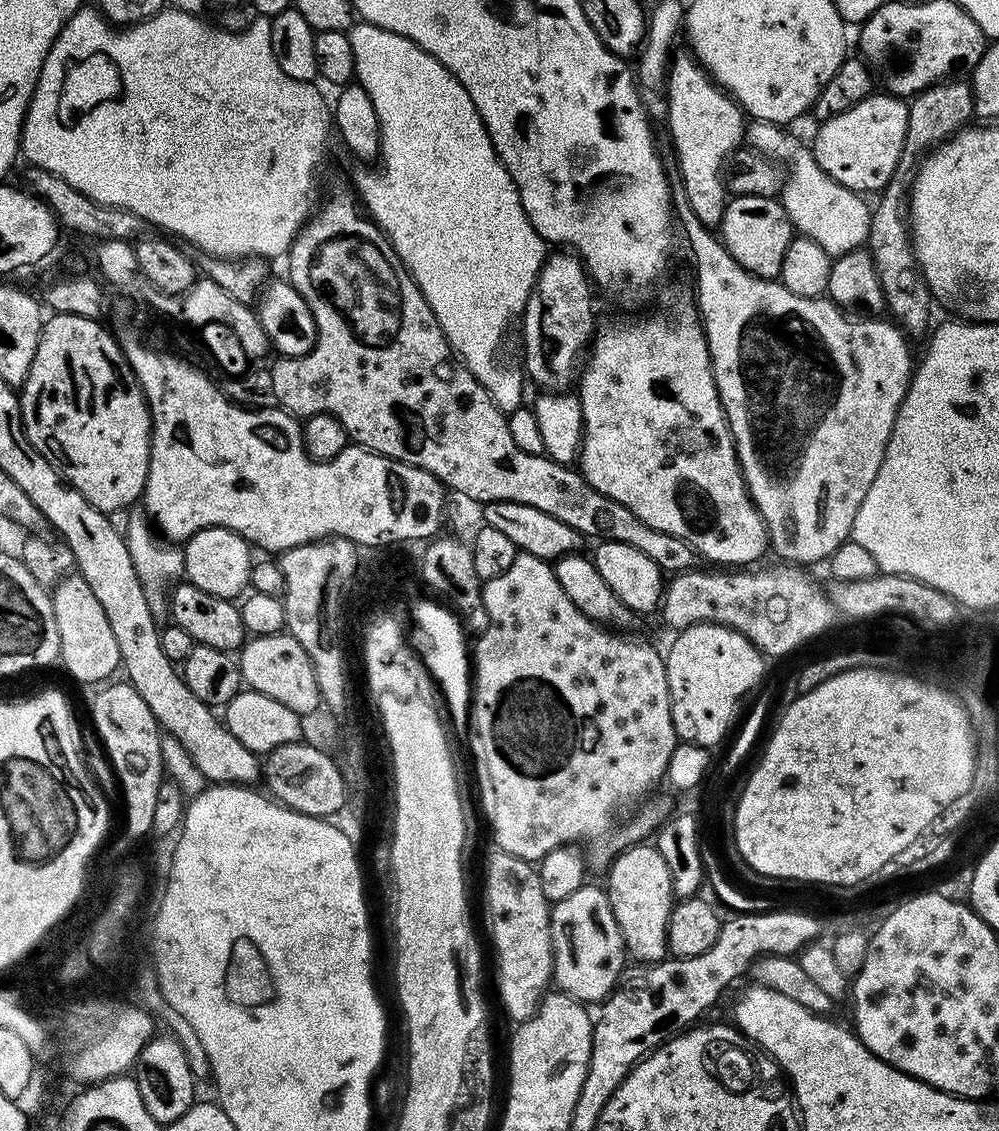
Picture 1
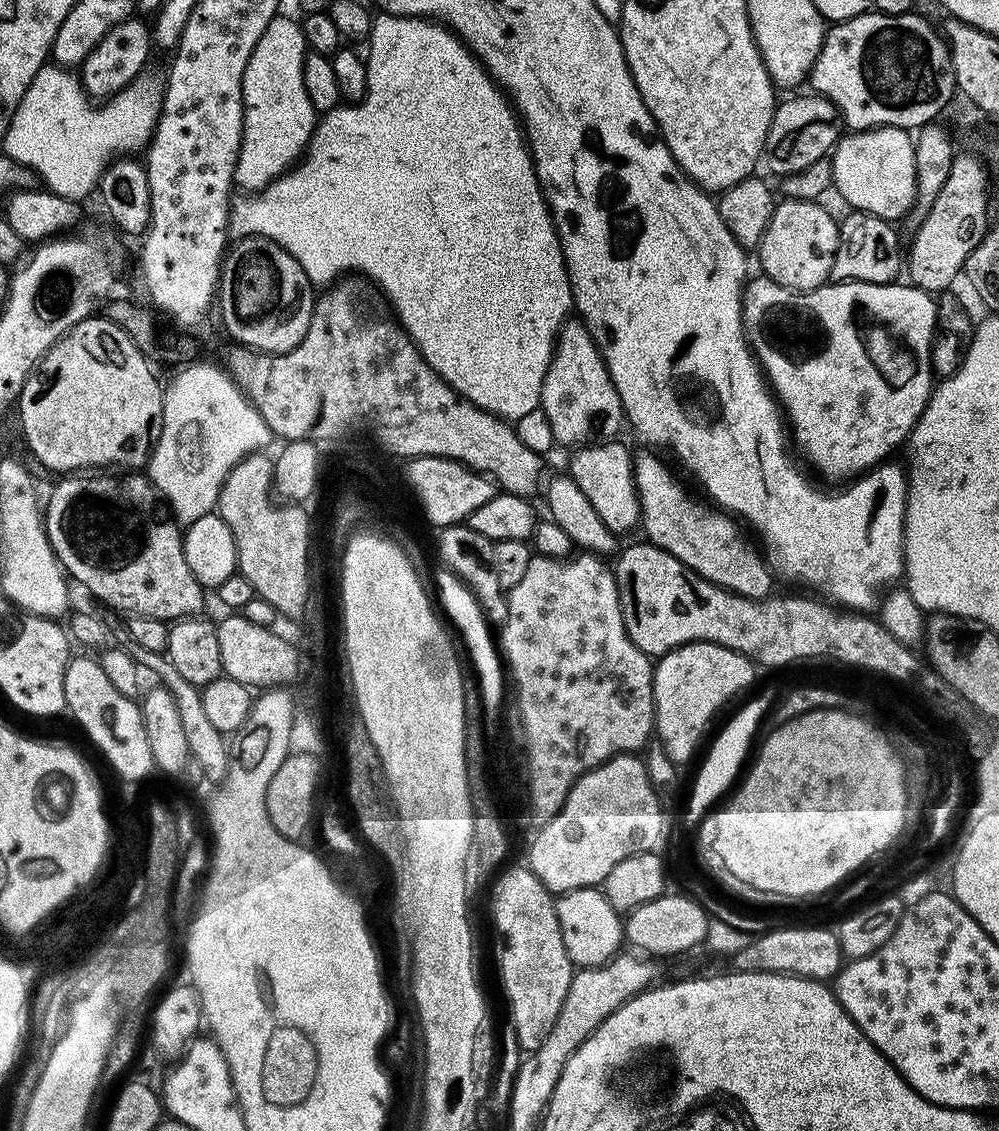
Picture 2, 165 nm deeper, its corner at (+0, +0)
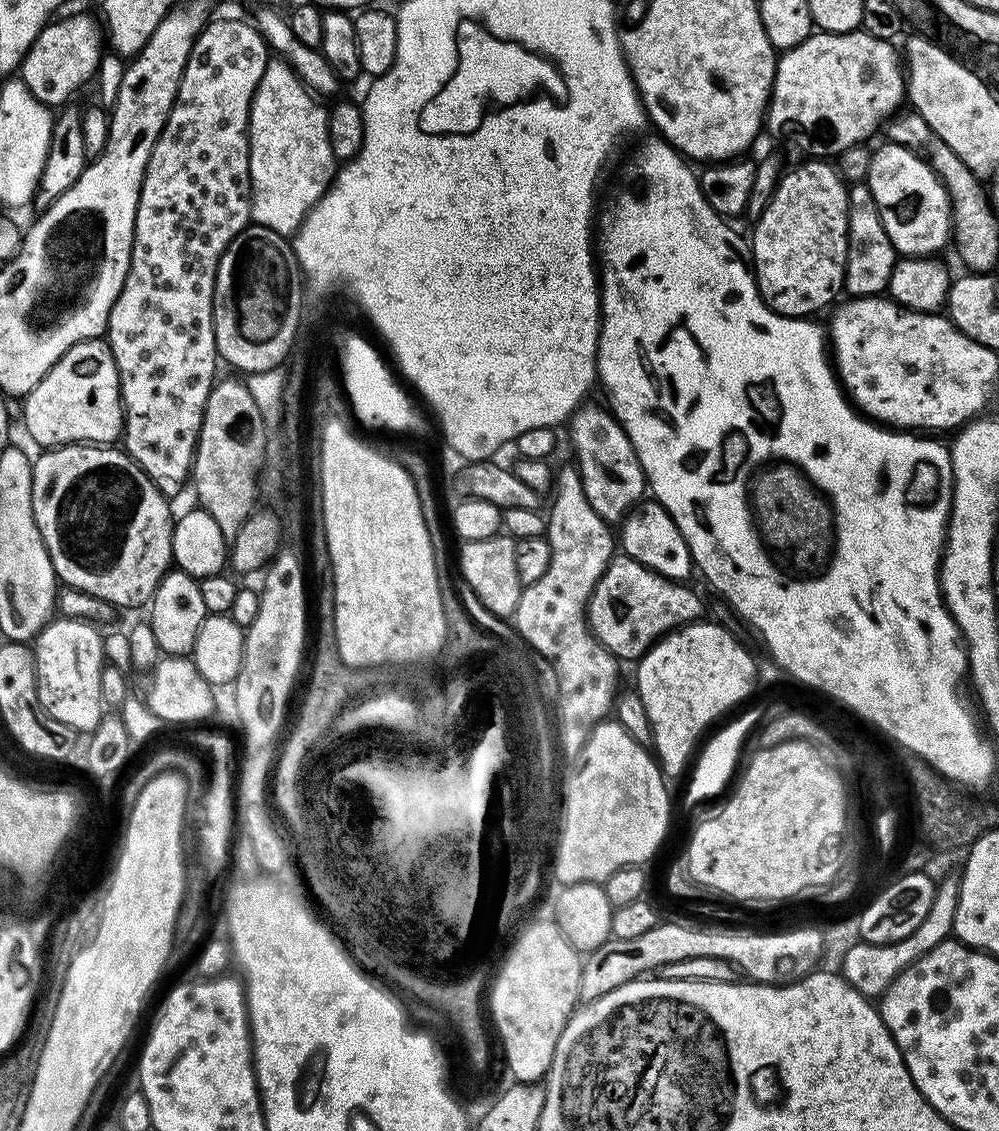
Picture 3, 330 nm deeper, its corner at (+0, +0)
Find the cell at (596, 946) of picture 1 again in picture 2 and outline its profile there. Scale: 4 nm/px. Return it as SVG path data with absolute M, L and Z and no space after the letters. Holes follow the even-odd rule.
M599 887L575 888L572 892L563 893L556 900L556 913L566 954L577 969L597 968L621 951L624 940L621 913L616 911Z

